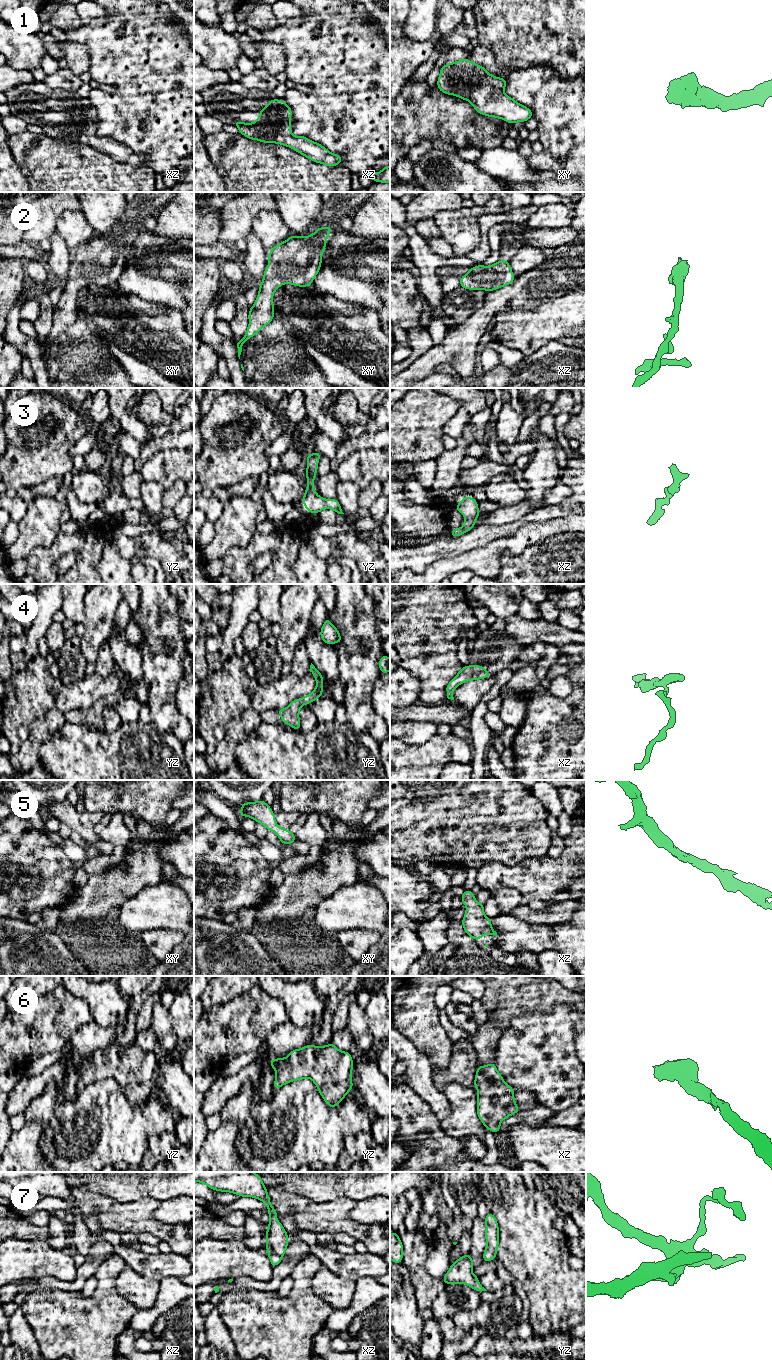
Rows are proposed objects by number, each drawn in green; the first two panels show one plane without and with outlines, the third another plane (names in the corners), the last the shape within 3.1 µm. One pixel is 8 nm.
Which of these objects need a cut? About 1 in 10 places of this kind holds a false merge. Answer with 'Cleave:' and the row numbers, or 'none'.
Cleave: 7

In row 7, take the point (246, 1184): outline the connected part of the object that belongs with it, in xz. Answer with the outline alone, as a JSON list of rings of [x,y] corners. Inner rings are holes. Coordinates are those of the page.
[[[194,1172],[194,1182],[204,1183],[212,1190],[253,1197],[264,1202],[270,1224],[266,1230],[266,1249],[283,1258],[288,1247],[288,1233],[276,1217],[277,1212],[271,1205],[260,1175],[254,1172]]]

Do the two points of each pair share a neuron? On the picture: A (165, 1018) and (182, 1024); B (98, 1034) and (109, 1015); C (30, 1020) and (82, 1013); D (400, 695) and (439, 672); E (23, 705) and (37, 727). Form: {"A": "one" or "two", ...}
{"A": "two", "B": "two", "C": "one", "D": "two", "E": "two"}

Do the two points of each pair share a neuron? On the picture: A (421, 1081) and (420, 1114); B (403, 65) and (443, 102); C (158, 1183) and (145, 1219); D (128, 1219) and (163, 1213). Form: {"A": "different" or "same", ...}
{"A": "different", "B": "different", "C": "different", "D": "different"}

